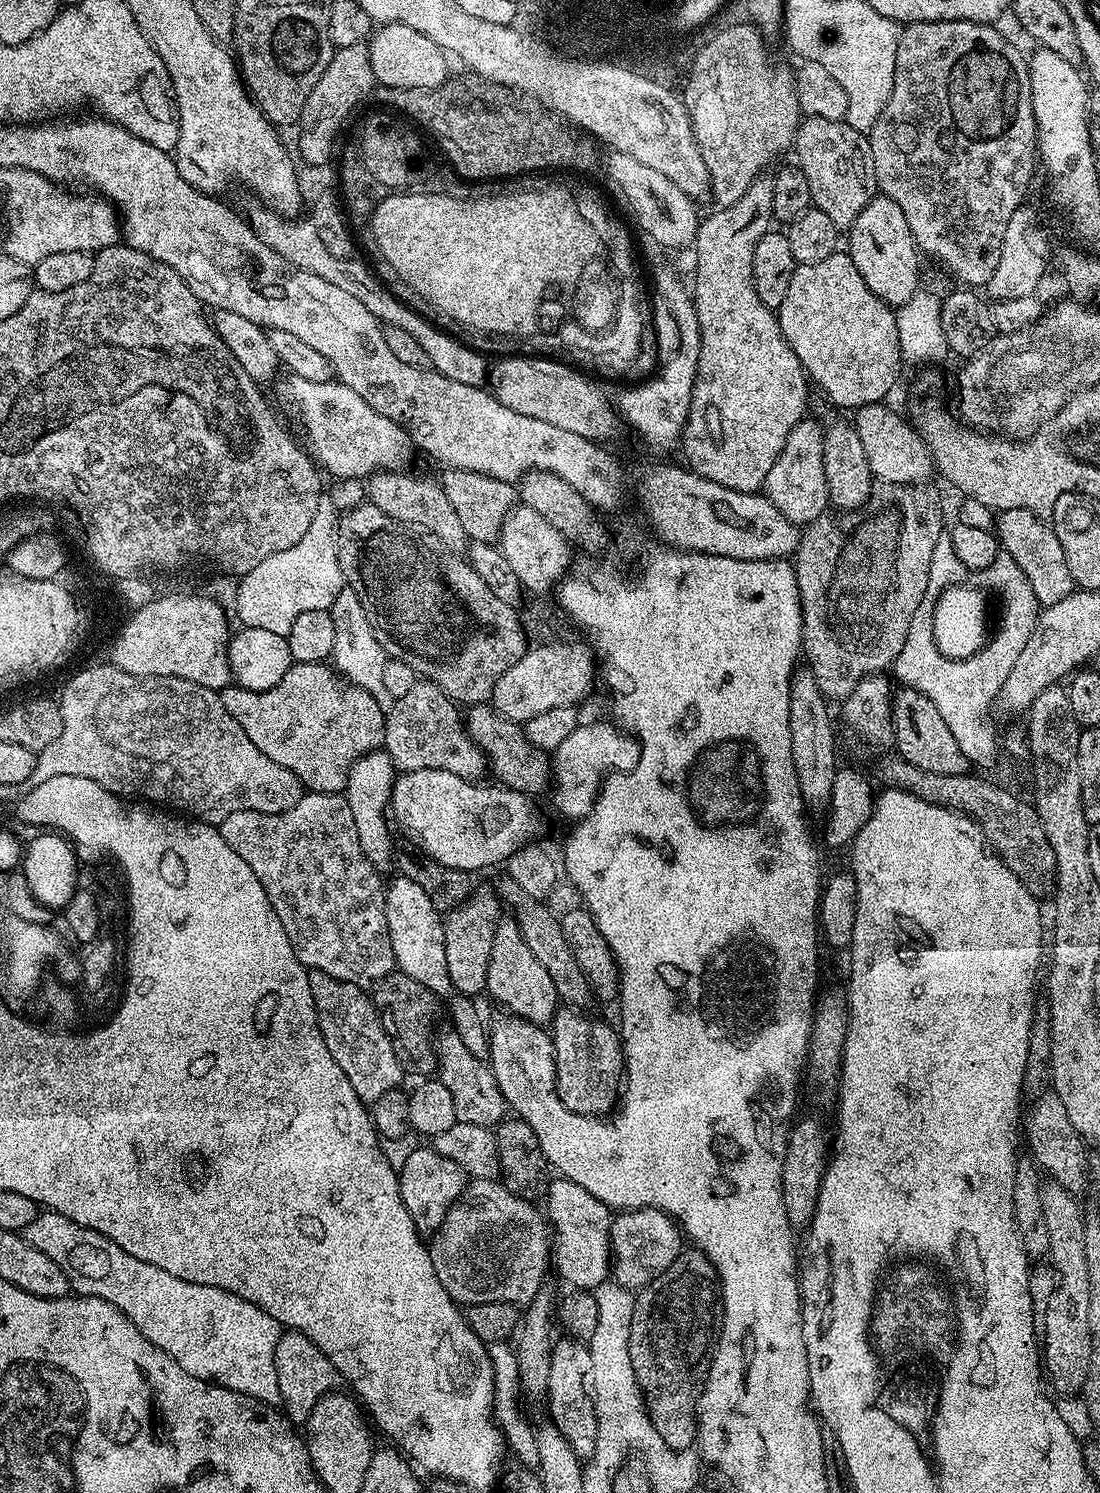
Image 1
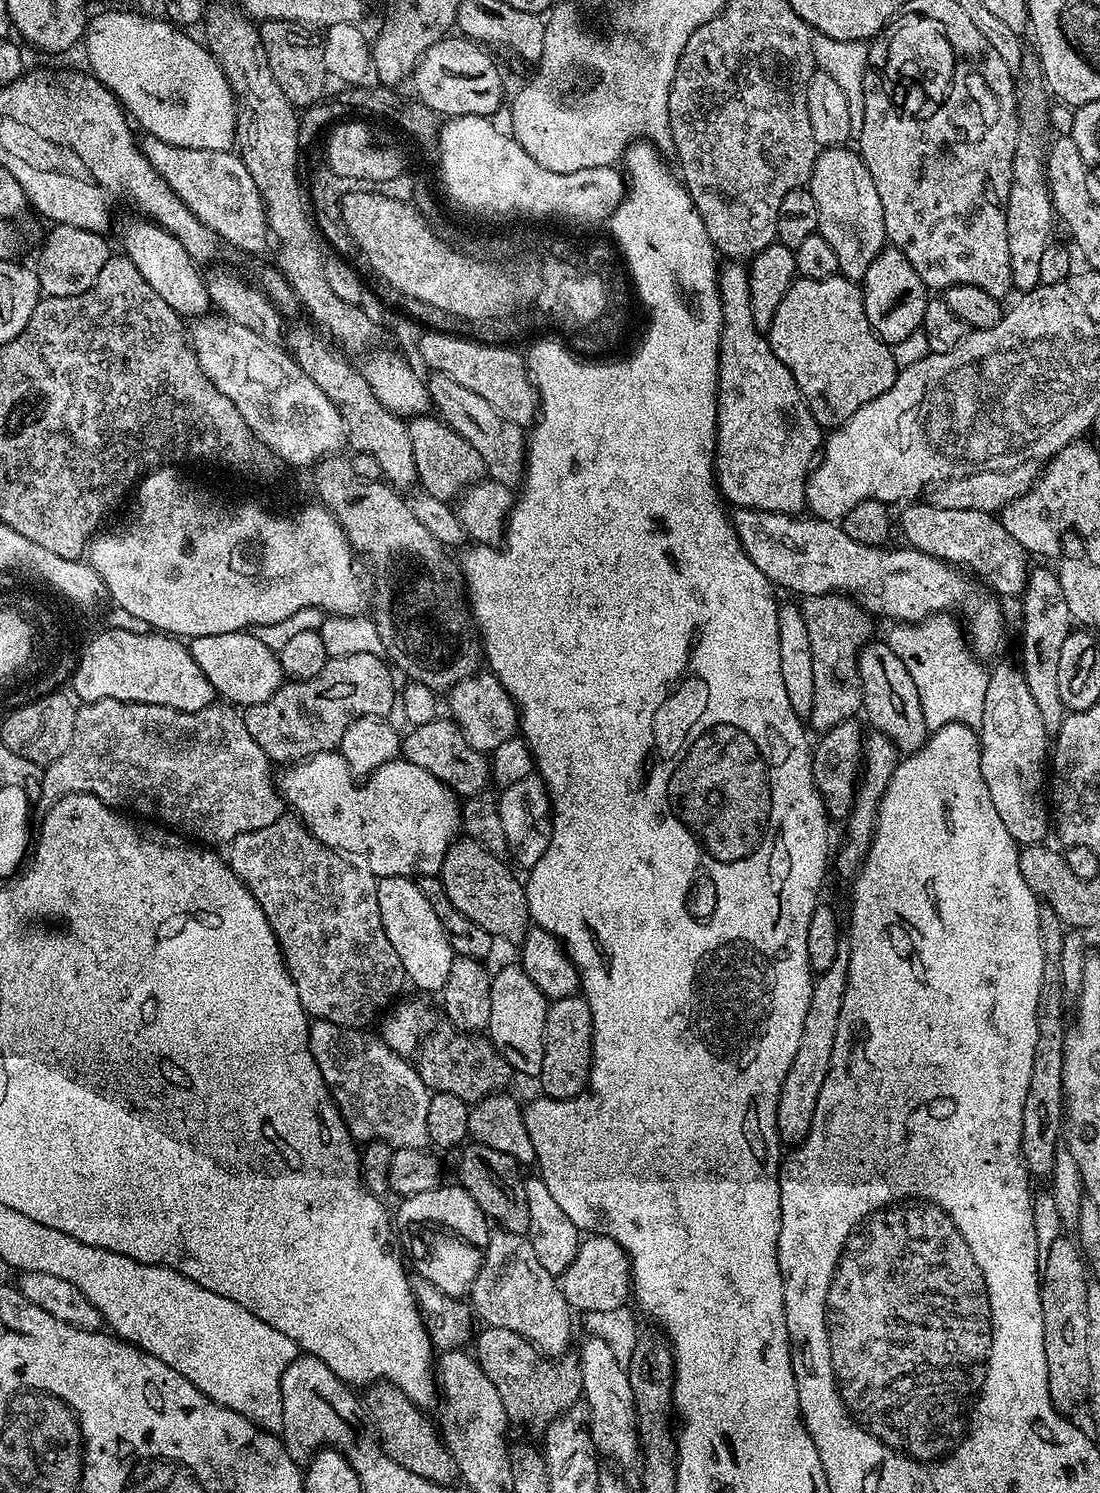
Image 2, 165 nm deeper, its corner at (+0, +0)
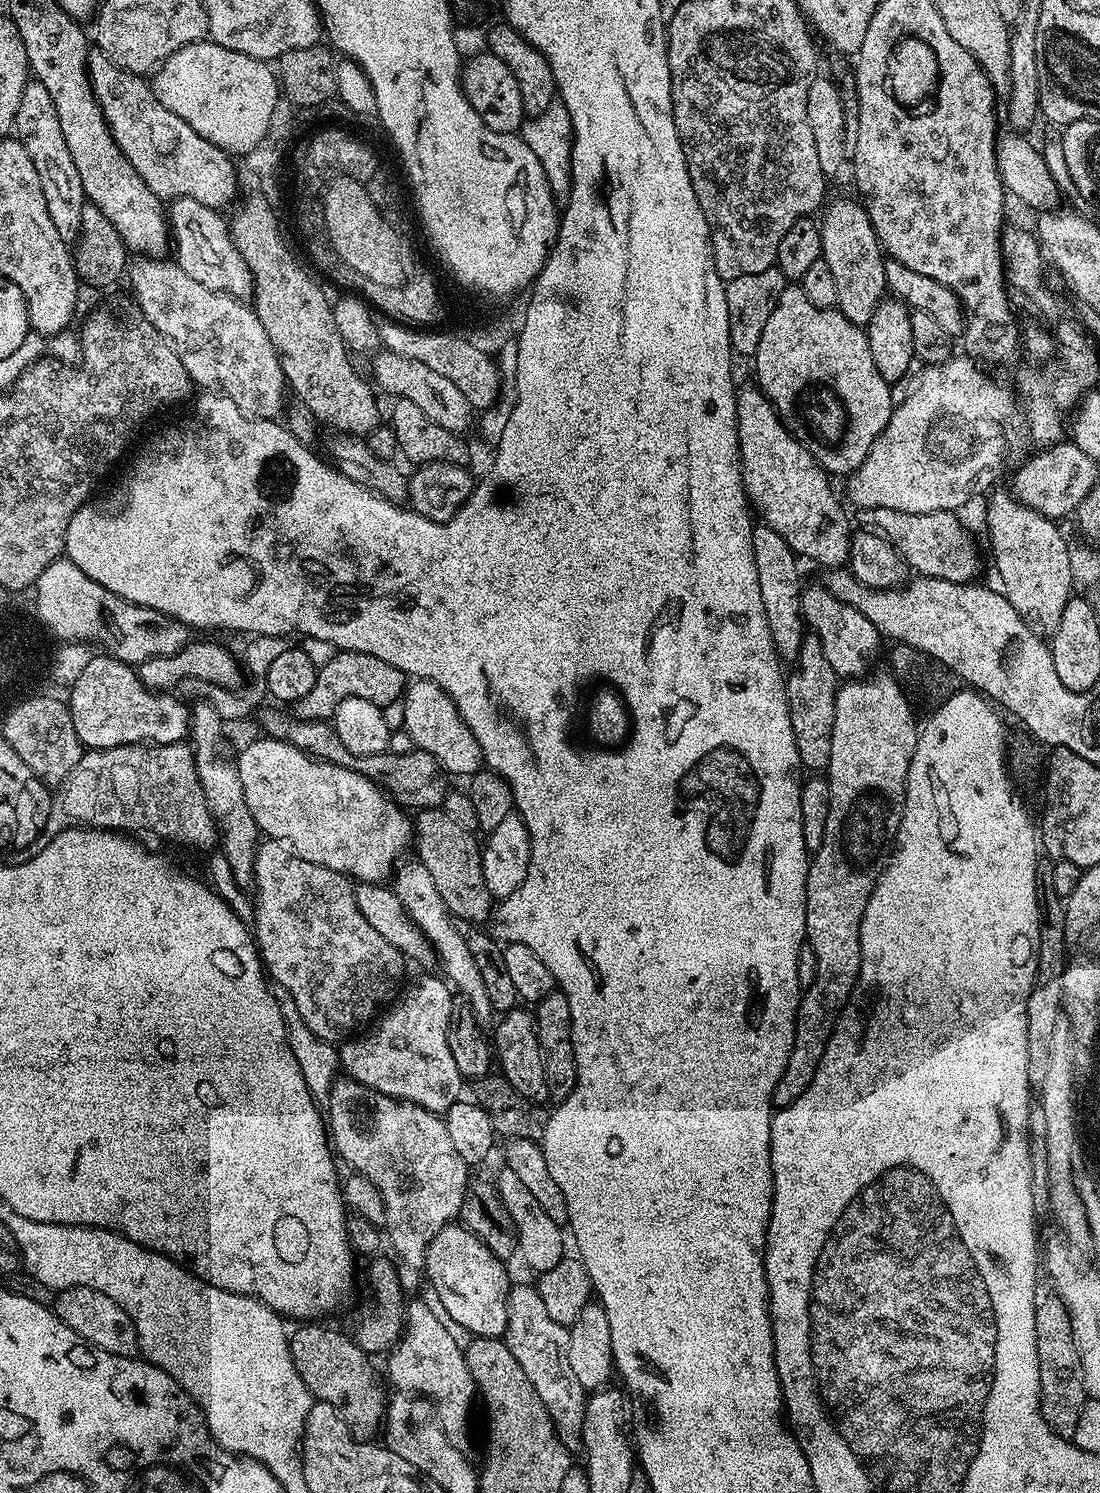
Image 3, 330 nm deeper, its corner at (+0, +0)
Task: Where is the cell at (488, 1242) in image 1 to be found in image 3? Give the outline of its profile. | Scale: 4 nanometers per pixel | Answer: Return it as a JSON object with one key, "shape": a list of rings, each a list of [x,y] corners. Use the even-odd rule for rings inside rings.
{"shape":[[[513,1283],[509,1287],[506,1330],[502,1339],[507,1344],[510,1354],[514,1354],[518,1366],[522,1366],[522,1374],[530,1378],[530,1386],[538,1390],[538,1398],[542,1398],[542,1406],[546,1406],[560,1441],[568,1447],[569,1453],[579,1453],[584,1447],[586,1389],[582,1382],[578,1382],[578,1378],[574,1378],[574,1369],[570,1366],[568,1328],[554,1322],[554,1318],[546,1314],[546,1306],[531,1283]]]}

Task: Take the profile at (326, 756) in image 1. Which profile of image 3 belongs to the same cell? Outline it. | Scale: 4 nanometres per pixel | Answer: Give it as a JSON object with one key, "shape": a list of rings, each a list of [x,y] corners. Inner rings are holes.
{"shape":[[[337,651],[326,666],[322,666],[316,673],[316,685],[306,698],[296,701],[294,715],[299,720],[331,721],[336,713],[338,702],[346,702],[346,698],[366,698],[366,702],[374,702],[381,706],[389,706],[401,699],[406,687],[406,677],[390,662],[382,662],[382,658],[374,658],[370,654],[361,652]]]}

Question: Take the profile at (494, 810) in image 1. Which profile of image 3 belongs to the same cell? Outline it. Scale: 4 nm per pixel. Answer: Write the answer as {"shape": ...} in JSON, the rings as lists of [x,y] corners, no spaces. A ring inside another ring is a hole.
{"shape":[[[271,738],[259,739],[260,740],[254,741],[253,744],[246,745],[241,752],[239,749],[234,763],[238,770],[238,778],[242,782],[242,794],[246,798],[246,806],[250,806],[250,814],[254,818],[256,827],[260,829],[261,833],[263,833],[265,837],[273,840],[284,841],[297,856],[306,858],[306,862],[314,862],[318,866],[326,866],[335,872],[344,873],[344,875],[349,878],[355,878],[355,876],[357,876],[355,879],[360,882],[387,881],[389,877],[393,875],[394,865],[401,859],[399,856],[402,855],[407,848],[410,848],[414,840],[414,824],[410,819],[409,813],[401,808],[381,785],[374,783],[370,778],[366,778],[354,770],[350,770],[346,766],[331,764],[325,760],[317,760],[315,756],[307,756],[302,750],[298,750],[292,744],[287,744],[281,740]]]}

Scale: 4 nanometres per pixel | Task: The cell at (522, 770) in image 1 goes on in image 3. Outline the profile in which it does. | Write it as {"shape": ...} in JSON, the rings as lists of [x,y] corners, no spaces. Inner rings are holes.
{"shape":[[[264,708],[260,712],[260,728],[265,737],[281,740],[302,750],[307,756],[315,756],[317,760],[325,760],[331,764],[341,764],[374,783],[383,786],[388,795],[405,810],[421,808],[439,808],[450,791],[449,777],[440,763],[430,754],[419,750],[412,752],[379,752],[369,756],[355,756],[342,746],[342,738],[338,738],[336,729],[331,723],[322,720],[299,720],[291,711],[279,712],[276,708]]]}

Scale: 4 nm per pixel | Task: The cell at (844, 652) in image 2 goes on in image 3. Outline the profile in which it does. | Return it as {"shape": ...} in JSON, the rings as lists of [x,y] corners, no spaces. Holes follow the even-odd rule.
{"shape":[[[805,635],[798,667],[800,667],[800,676],[789,675],[786,687],[790,722],[794,726],[794,738],[800,751],[800,762],[805,769],[824,770],[830,762],[830,738],[834,734],[834,704],[838,677],[834,666],[826,662],[822,652],[822,642],[818,642],[816,635]]]}

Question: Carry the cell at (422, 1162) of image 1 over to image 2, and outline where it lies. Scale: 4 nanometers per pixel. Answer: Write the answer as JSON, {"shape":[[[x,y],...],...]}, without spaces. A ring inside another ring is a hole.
{"shape":[[[448,1182],[441,1183],[438,1188],[431,1188],[430,1190],[422,1190],[422,1194],[414,1194],[413,1196],[403,1197],[399,1201],[400,1209],[397,1212],[394,1212],[394,1224],[398,1229],[398,1236],[400,1232],[400,1240],[404,1243],[403,1251],[413,1256],[414,1259],[417,1260],[416,1269],[414,1268],[415,1275],[421,1276],[422,1278],[426,1278],[426,1282],[430,1282],[433,1284],[435,1288],[438,1290],[442,1290],[442,1294],[446,1294],[447,1296],[455,1296],[457,1298],[464,1298],[471,1293],[472,1283],[478,1278],[478,1274],[480,1273],[480,1267],[482,1266],[482,1262],[484,1261],[484,1250],[488,1246],[488,1238],[490,1235],[490,1221],[487,1216],[485,1216],[484,1211],[478,1206],[478,1202],[474,1202],[474,1198],[470,1198],[470,1194],[467,1192],[465,1188],[461,1188],[459,1183],[451,1182],[452,1184],[448,1184]]]}

